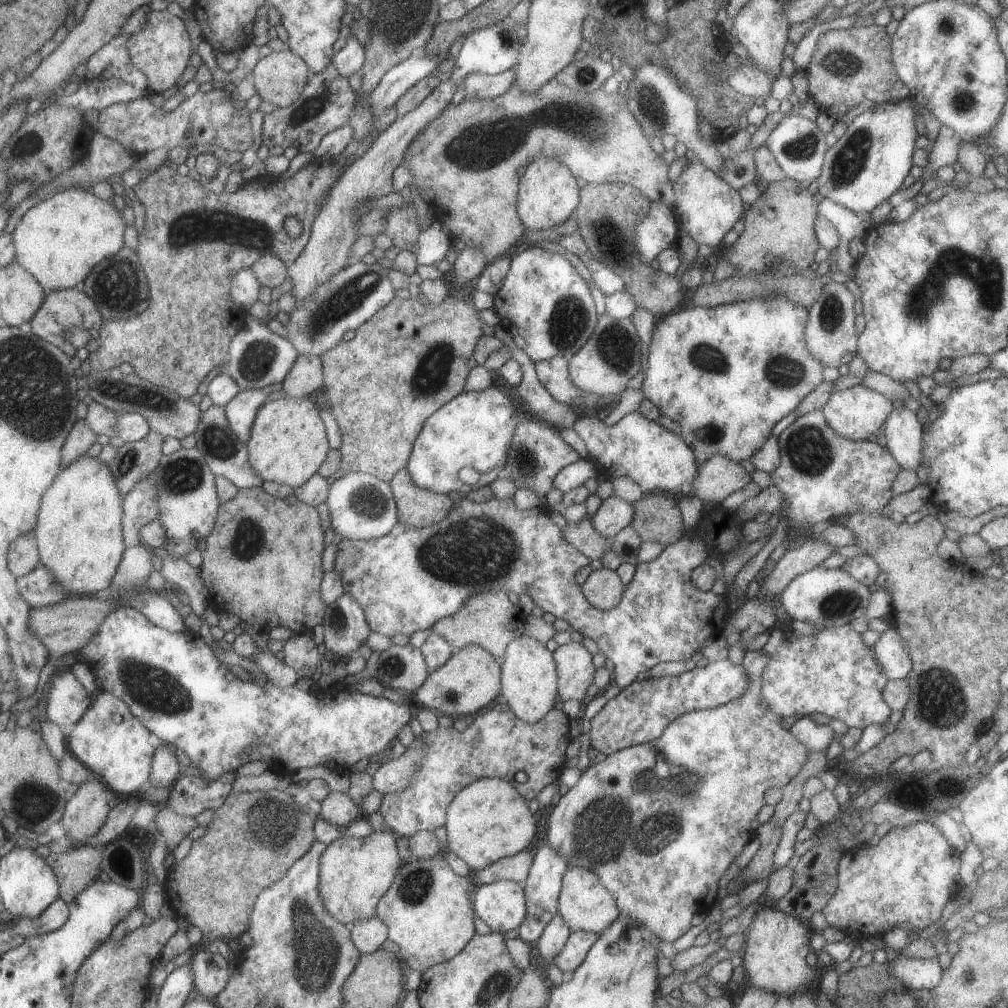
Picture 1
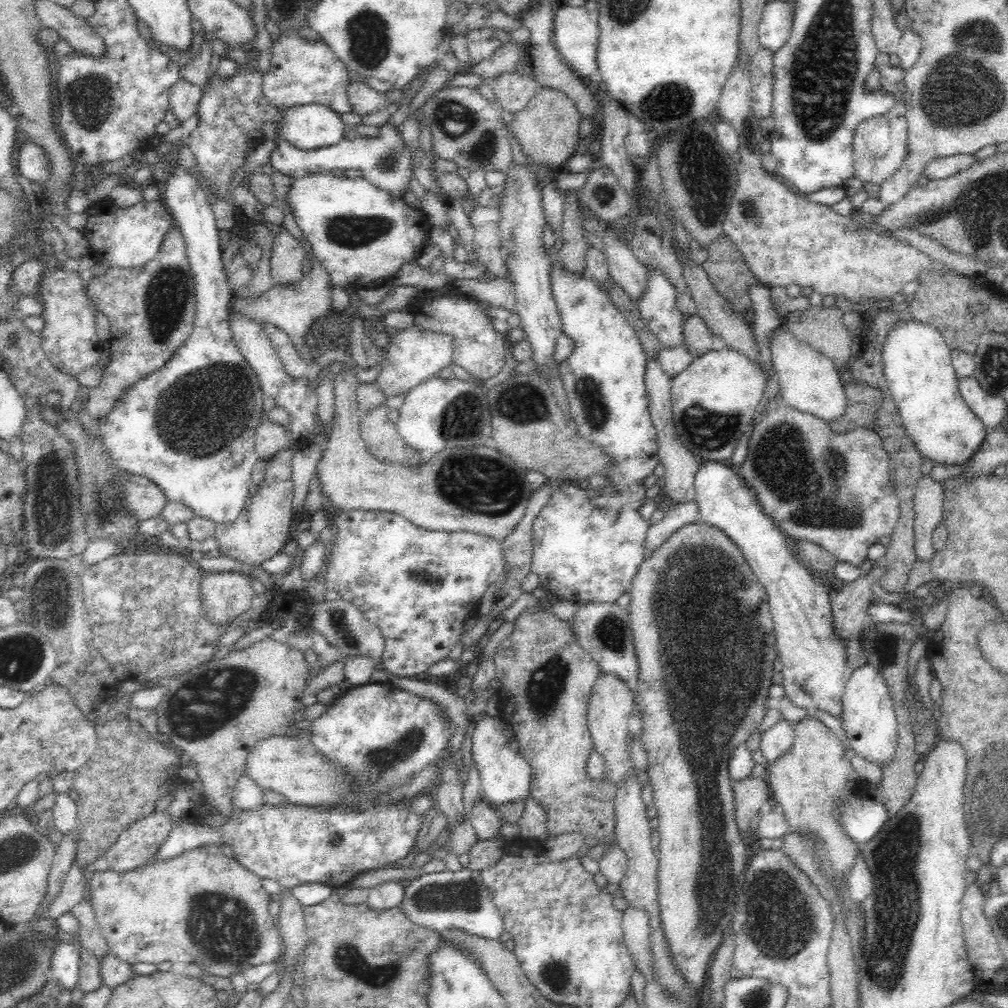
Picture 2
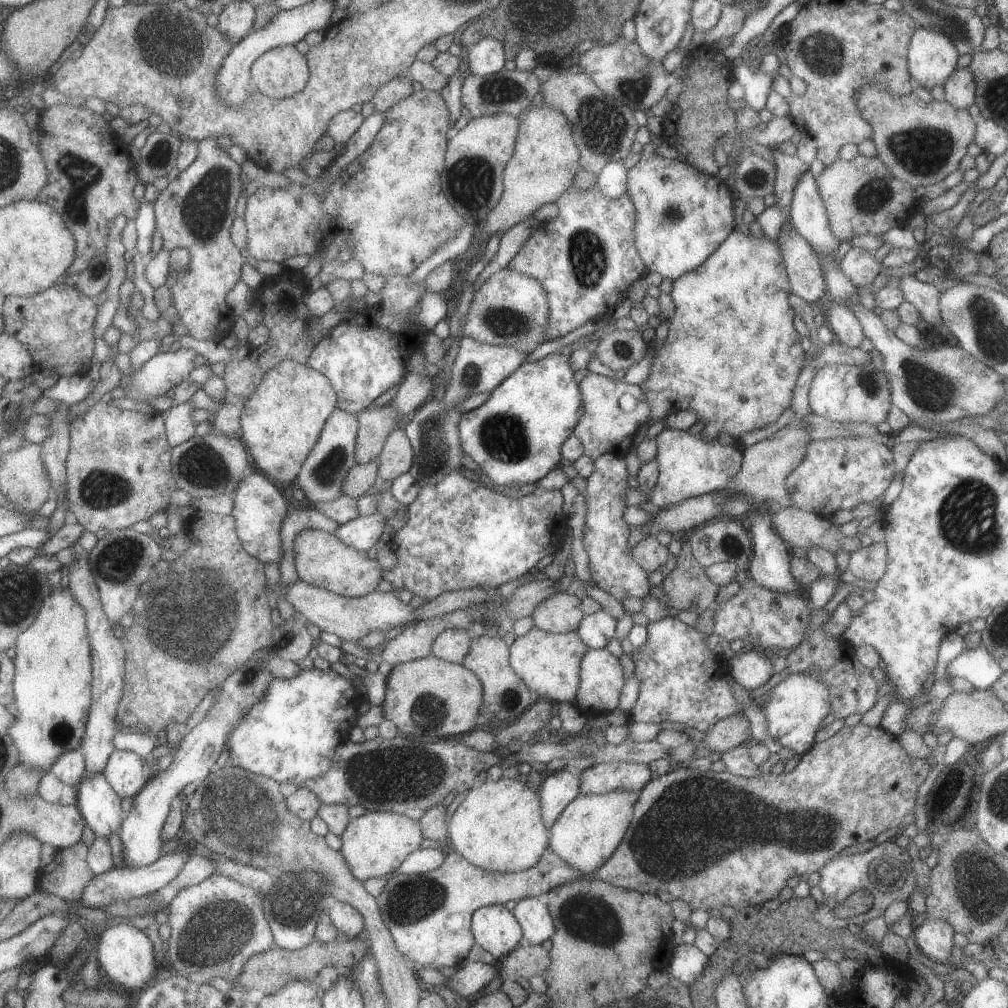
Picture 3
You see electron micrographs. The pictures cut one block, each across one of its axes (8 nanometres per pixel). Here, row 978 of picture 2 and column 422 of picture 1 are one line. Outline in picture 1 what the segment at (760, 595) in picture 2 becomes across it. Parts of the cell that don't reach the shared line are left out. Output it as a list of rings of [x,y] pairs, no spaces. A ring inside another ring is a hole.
[[[465,645],[447,659],[445,664],[428,673],[428,677],[414,690],[411,700],[418,708],[434,710],[438,715],[453,719],[465,718],[487,706],[500,694],[500,661],[477,645]]]

